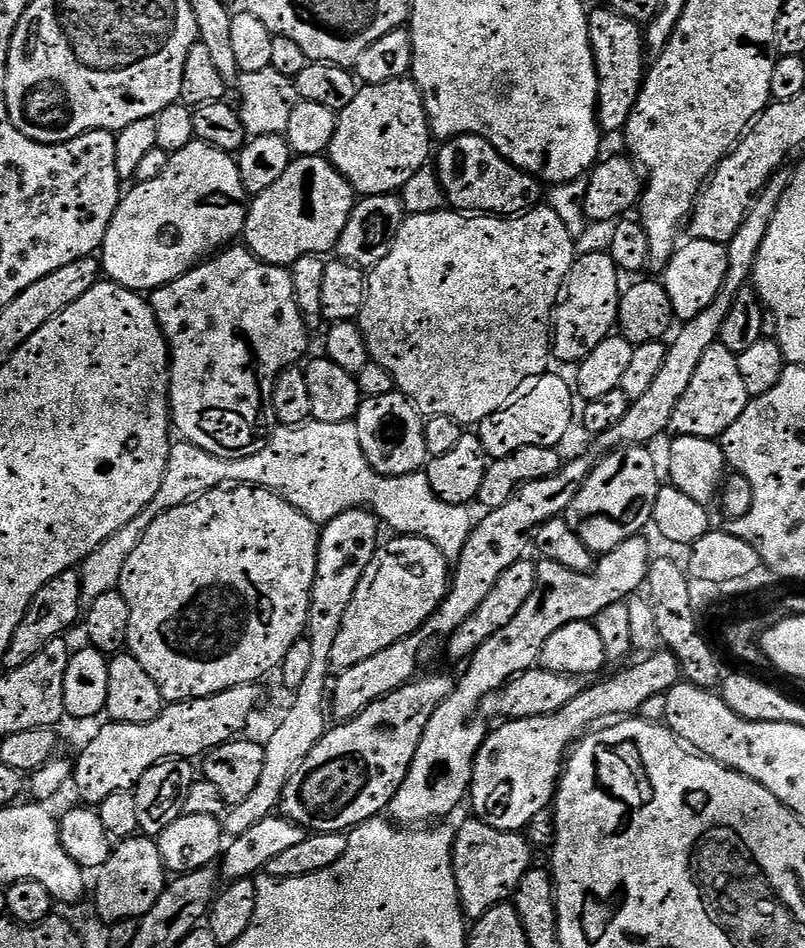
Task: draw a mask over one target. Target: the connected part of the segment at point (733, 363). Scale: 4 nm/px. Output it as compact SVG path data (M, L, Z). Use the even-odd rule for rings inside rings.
M719 342L706 350L698 370L694 370L694 378L686 394L682 394L682 402L674 406L674 418L670 418L669 429L676 436L693 436L716 440L723 436L746 410L749 394L742 382L742 373L738 370L737 353L726 350Z

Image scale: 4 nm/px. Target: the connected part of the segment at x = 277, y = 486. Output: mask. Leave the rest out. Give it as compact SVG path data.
M311 419L307 424L300 424L297 428L280 426L273 431L266 446L262 446L262 450L258 450L258 454L250 454L246 458L234 458L233 460L218 458L187 442L176 442L173 443L170 458L166 462L166 478L162 478L162 486L158 486L158 494L154 494L154 502L150 502L150 506L146 506L146 510L142 510L142 514L138 514L138 518L130 518L130 522L126 522L126 526L122 526L122 530L110 534L110 538L106 538L106 542L102 542L102 546L95 548L79 565L84 604L90 605L94 602L94 598L102 598L102 594L110 594L119 589L122 566L126 566L130 554L134 554L135 548L138 547L138 542L142 542L142 534L146 534L146 530L150 530L152 523L162 513L174 510L191 500L197 500L199 496L213 492L215 488L242 484L251 484L254 488L265 488L276 493L286 502L290 502L290 506L294 506L299 512L306 514L306 518L310 518L317 526L330 523L334 518L338 518L338 514L351 508L367 508L375 512L377 520L383 522L387 527L389 524L394 530L393 533L402 536L421 536L434 542L434 546L438 546L438 550L442 550L442 554L449 562L460 559L474 527L474 519L472 520L471 514L468 513L469 509L465 505L442 502L442 498L438 498L438 494L434 494L428 481L427 471L421 470L414 474L402 474L401 476L383 476L375 472L370 466L370 462L366 462L366 454L362 454L362 446L358 442L358 430L355 423L352 422L335 424Z

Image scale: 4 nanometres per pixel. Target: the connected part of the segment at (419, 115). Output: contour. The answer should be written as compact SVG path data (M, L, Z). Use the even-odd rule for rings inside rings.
M405 78L394 82L363 85L357 91L354 102L350 102L350 106L338 113L334 138L326 155L346 178L346 182L350 182L353 190L365 197L399 193L400 189L406 186L406 182L410 182L413 174L418 174L418 170L426 167L433 152L432 127L428 125L428 114L420 88L411 78Z

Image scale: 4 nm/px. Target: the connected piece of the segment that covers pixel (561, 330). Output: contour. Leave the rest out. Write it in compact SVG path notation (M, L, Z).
M611 251L588 252L577 255L576 262L572 266L572 273L568 276L568 282L564 285L562 299L556 305L556 311L552 317L552 354L558 361L564 364L579 365L581 360L600 345L607 336L613 335L617 327L616 319L620 309L620 293L622 291L622 273L616 267Z

